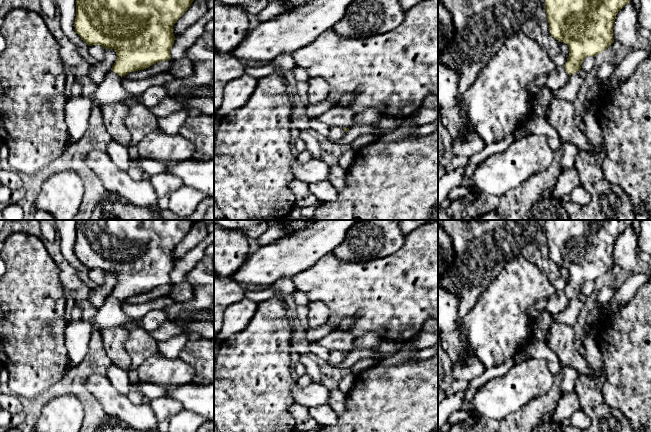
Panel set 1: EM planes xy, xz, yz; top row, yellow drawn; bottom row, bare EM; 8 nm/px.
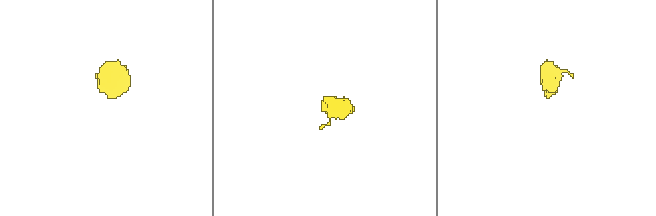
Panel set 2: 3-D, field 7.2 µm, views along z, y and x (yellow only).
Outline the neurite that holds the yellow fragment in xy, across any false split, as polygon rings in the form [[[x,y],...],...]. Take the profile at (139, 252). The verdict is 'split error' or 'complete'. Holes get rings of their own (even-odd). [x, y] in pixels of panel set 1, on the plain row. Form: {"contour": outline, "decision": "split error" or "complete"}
{"contour": [[[76,220],[76,241],[74,251],[76,257],[89,270],[101,269],[105,273],[114,273],[117,283],[104,304],[90,320],[68,323],[65,330],[65,346],[69,355],[70,368],[78,365],[86,356],[89,340],[93,330],[101,332],[104,328],[133,324],[122,310],[121,301],[130,296],[144,294],[153,288],[171,283],[170,273],[174,268],[173,250],[188,234],[197,220]]], "decision": "split error"}

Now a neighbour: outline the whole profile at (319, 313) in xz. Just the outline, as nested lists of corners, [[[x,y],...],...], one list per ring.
[[[312,301],[308,304],[309,327],[317,328],[327,323],[330,318],[330,310],[322,301]]]

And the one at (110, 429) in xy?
[[[116,426],[116,427],[108,427],[104,430],[104,432],[149,432],[149,431],[139,431],[128,427]]]

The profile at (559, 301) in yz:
[[[556,290],[554,294],[548,298],[545,311],[550,315],[557,315],[569,306],[569,300],[564,290]]]

